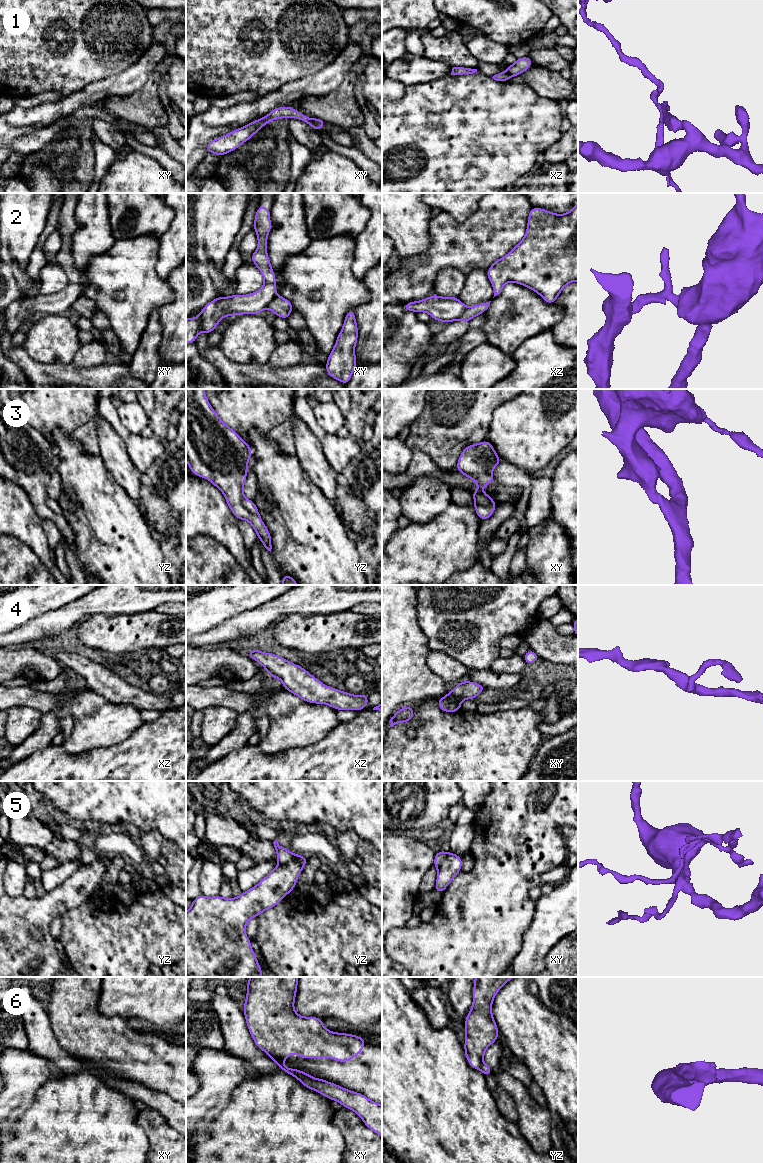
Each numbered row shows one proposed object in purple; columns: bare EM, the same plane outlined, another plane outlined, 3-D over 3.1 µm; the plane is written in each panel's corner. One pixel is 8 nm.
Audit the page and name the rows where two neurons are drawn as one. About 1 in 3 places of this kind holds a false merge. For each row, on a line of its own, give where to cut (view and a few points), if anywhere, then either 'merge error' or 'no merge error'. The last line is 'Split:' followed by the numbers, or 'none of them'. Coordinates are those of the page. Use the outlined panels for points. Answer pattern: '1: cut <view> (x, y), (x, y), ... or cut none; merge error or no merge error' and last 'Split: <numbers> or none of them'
1: cut xy (313, 119), (310, 125); merge error
2: cut xz (467, 307), (459, 318); merge error
3: cut none; no merge error
4: cut none; no merge error
5: cut yz (294, 854), (288, 862), (279, 864); merge error
6: cut yz (483, 1062), (479, 1069); merge error
Split: 1, 2, 5, 6

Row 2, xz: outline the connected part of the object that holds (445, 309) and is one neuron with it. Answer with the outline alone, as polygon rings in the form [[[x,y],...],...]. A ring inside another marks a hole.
[[[437,294],[420,301],[404,303],[403,307],[415,313],[427,312],[432,319],[444,323],[459,320],[467,308],[459,297],[441,297]]]

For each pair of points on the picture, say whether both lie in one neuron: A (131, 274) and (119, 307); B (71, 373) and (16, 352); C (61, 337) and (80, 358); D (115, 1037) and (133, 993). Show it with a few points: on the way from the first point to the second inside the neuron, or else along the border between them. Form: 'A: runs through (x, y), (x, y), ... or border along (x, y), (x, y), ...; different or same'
A: runs through (129, 283), (128, 300); same
B: runs through (57, 373), (37, 373), (30, 366); same
C: border along (81, 345), (71, 362); different
D: border along (100, 1011), (106, 1016), (121, 1016), (126, 1020); different

